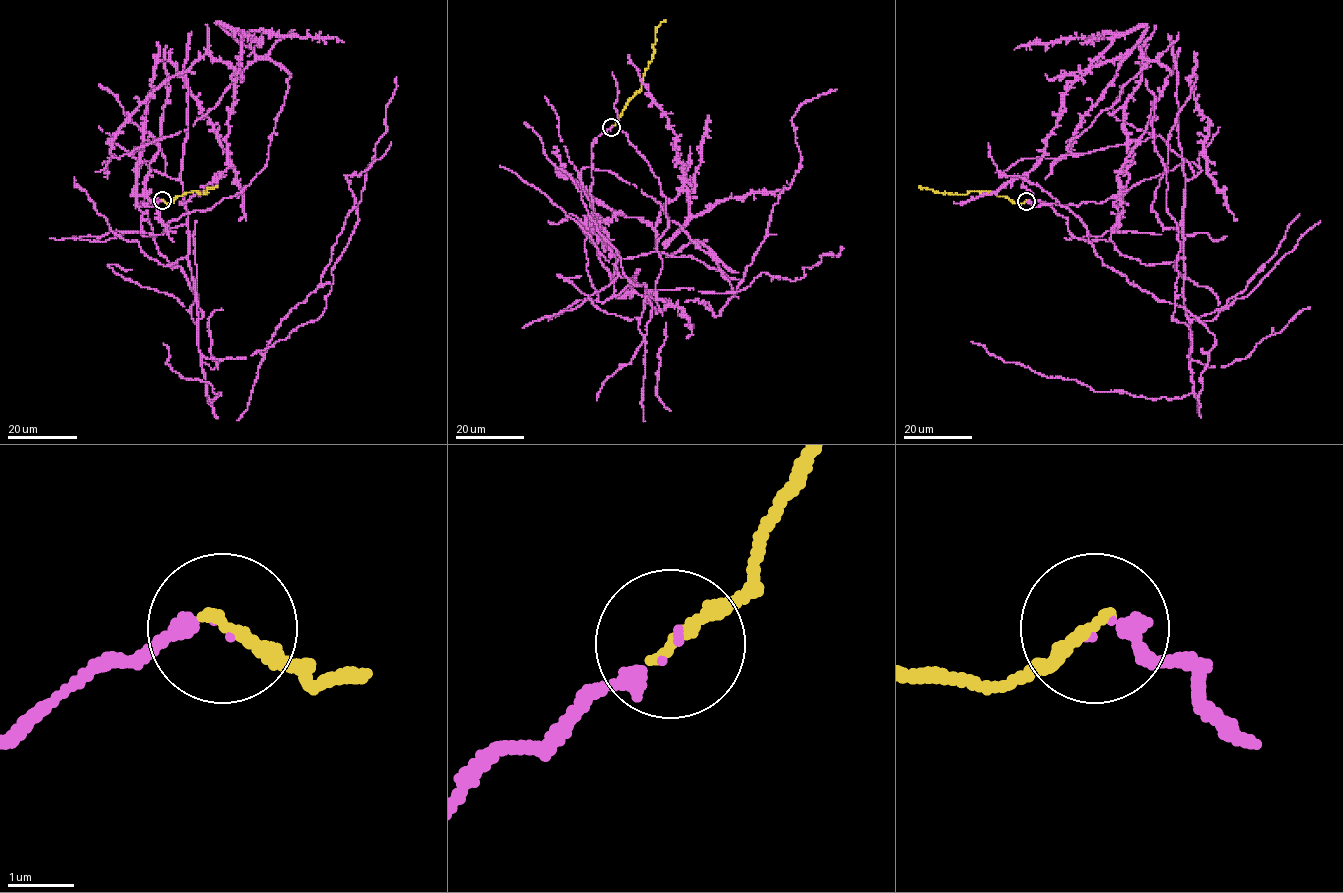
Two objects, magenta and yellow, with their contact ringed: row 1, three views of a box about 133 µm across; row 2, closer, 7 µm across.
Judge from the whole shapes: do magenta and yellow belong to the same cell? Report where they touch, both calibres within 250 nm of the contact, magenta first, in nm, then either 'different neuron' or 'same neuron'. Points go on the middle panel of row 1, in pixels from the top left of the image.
at (611, 127); 120 nm thick on the magenta side, 200 nm on the other; same neuron

